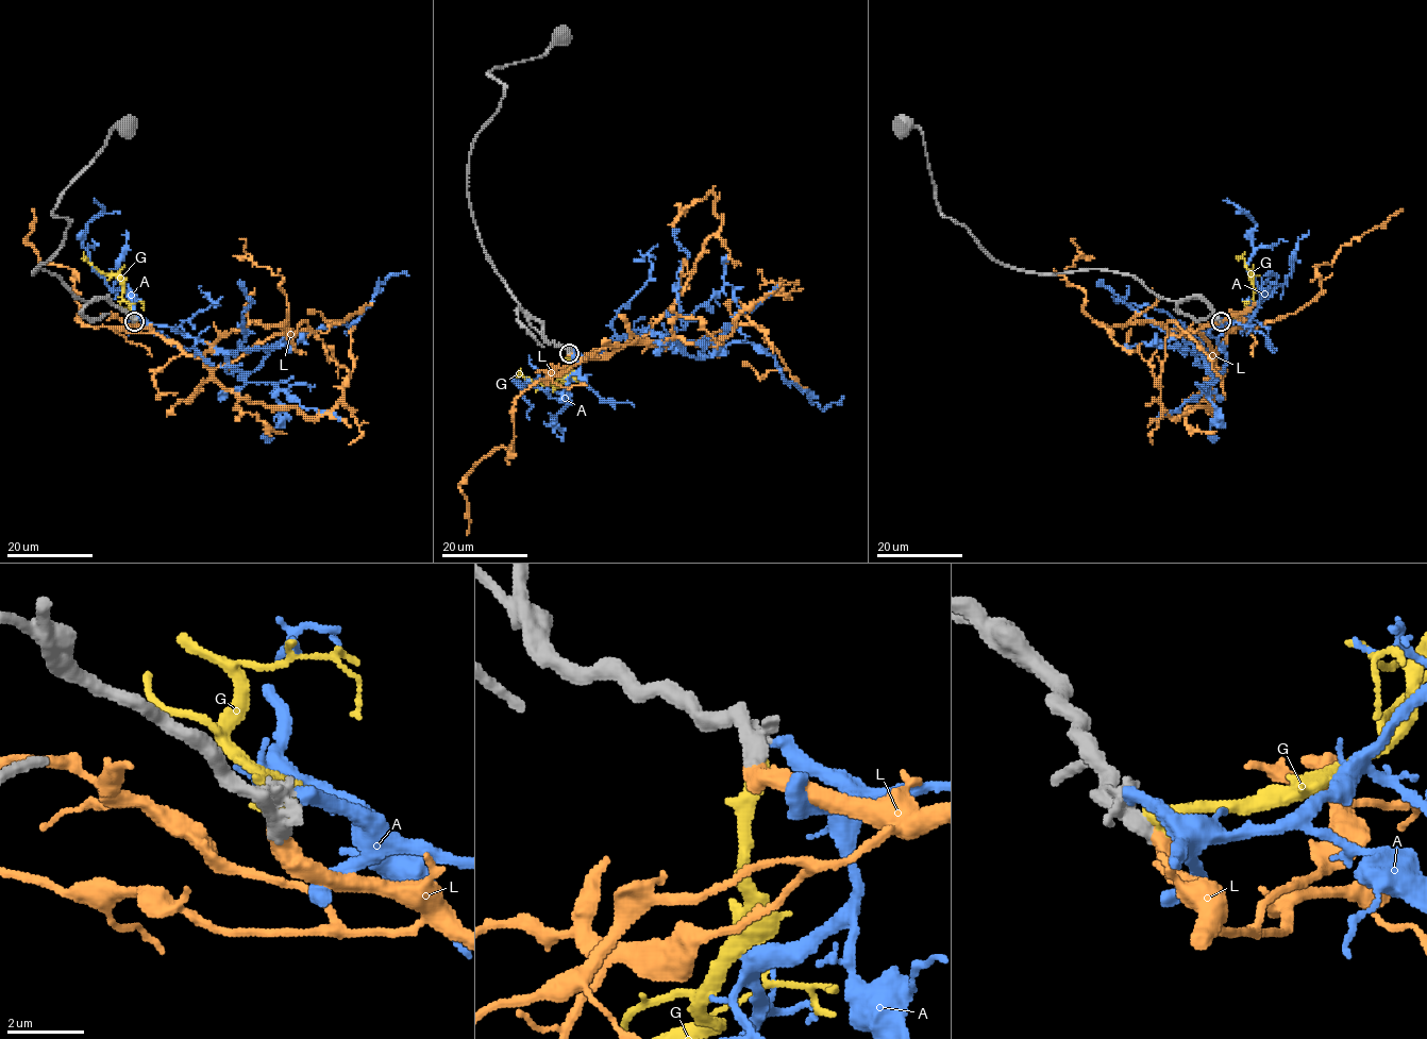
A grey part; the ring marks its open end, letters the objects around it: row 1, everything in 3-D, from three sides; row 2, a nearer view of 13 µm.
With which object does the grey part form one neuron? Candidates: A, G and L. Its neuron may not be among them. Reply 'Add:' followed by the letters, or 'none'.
Add: L

